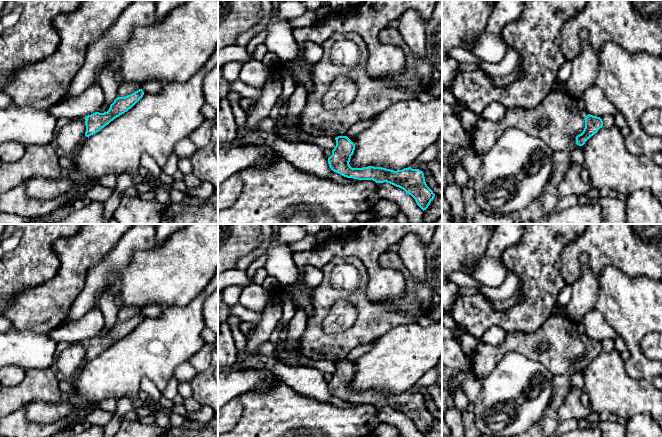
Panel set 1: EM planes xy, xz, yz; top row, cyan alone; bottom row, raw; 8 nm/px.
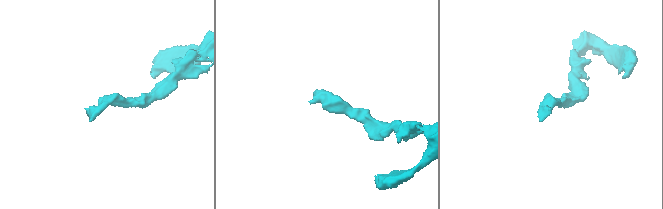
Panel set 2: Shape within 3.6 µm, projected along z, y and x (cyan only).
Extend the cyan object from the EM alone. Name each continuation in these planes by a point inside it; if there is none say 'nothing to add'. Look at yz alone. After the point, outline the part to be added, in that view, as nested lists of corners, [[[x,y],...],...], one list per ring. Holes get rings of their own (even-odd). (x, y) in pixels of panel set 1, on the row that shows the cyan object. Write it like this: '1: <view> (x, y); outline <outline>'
1: yz (547, 201); outline [[[571,139],[565,150],[554,150],[552,175],[541,195],[524,209],[510,212],[514,224],[522,224],[526,220],[538,221],[555,210],[561,196],[558,186],[572,163],[572,151],[577,146],[576,139]]]

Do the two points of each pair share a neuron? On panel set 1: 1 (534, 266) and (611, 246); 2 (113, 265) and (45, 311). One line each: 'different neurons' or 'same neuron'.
1: different neurons
2: different neurons

